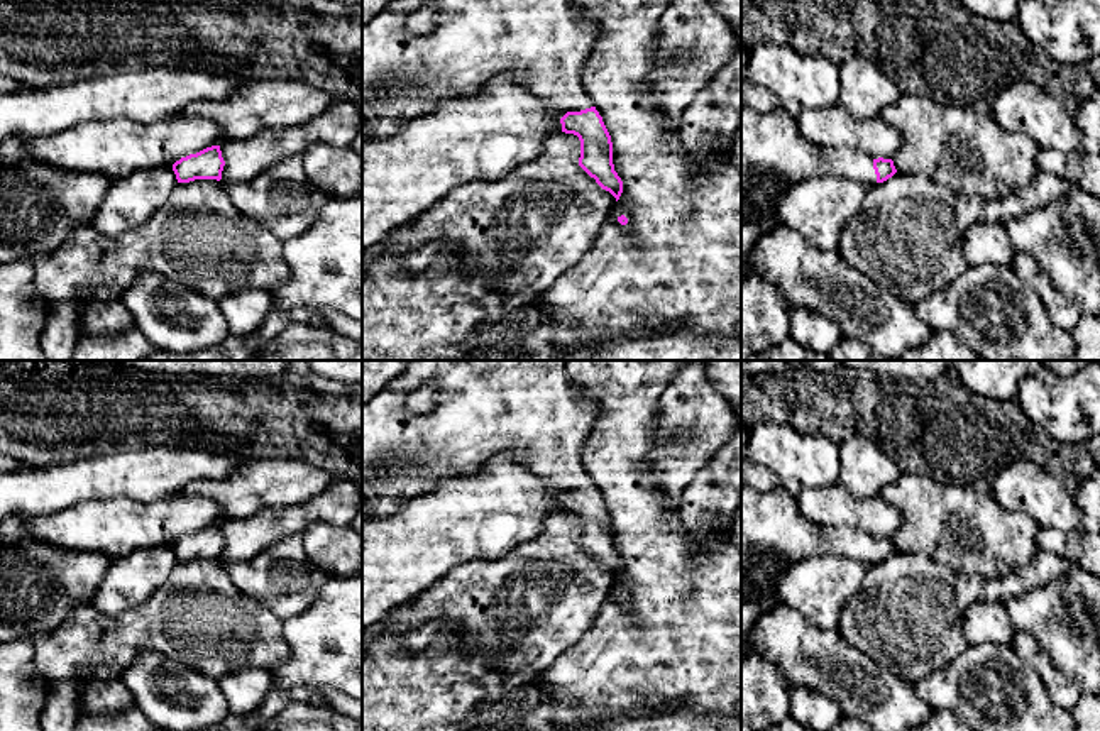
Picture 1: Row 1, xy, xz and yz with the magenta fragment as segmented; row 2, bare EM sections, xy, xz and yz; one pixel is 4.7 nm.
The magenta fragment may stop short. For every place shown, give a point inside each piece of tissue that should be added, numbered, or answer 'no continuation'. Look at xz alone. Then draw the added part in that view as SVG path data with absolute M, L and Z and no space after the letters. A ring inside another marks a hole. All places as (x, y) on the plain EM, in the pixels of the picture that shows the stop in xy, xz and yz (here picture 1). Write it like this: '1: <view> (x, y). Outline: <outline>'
1: xz (528, 408). Outline: M410 360L379 394L362 404L362 503L371 518L398 513L406 501L433 491L442 481L477 472L492 455L509 452L552 487L580 491L592 486L580 452L597 416L597 406L565 377L567 360ZM420 386L437 386L428 413L411 413L406 396Z

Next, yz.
1: yz (770, 520). Outline: M741 486L741 582L748 577L755 545L778 552L790 567L814 557L843 557L877 563L873 538L848 525L821 526L804 519L797 509L795 497L782 486L777 486L770 492Z

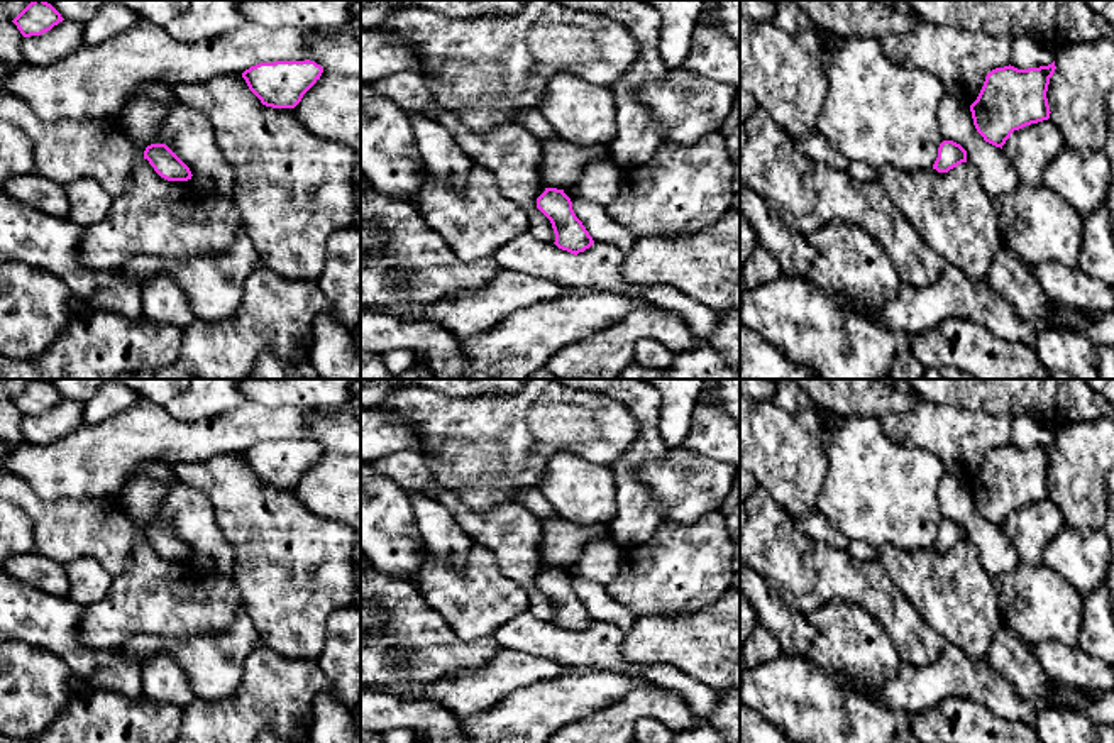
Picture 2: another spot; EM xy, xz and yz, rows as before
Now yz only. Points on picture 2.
no continuation

